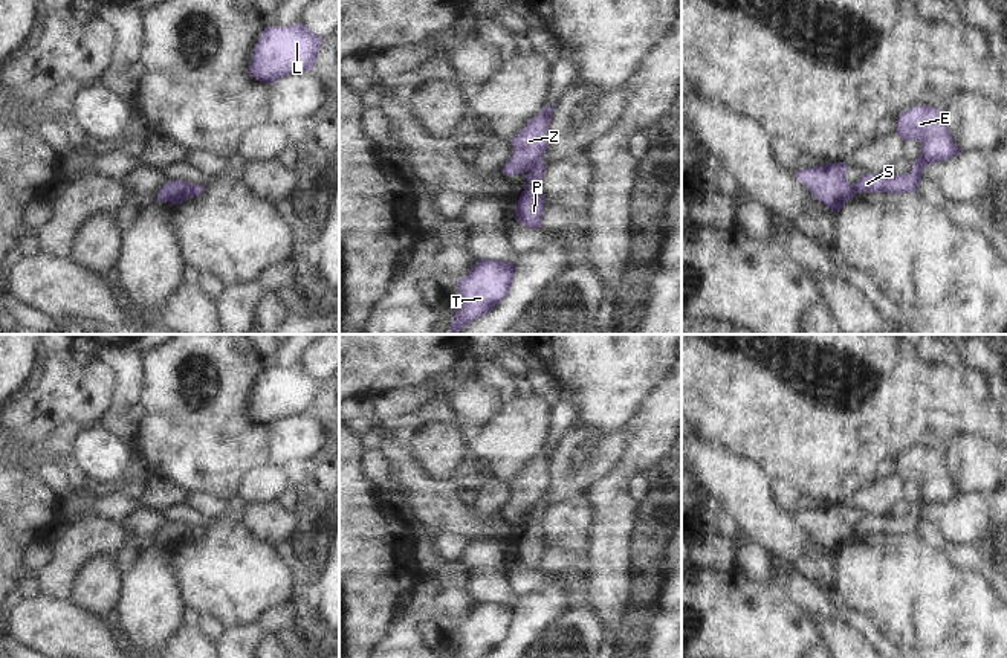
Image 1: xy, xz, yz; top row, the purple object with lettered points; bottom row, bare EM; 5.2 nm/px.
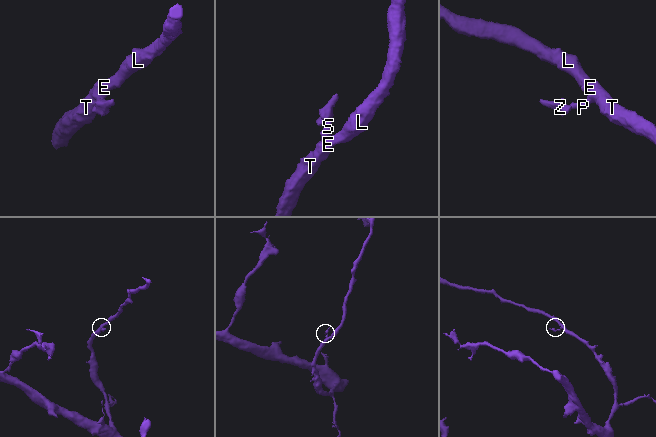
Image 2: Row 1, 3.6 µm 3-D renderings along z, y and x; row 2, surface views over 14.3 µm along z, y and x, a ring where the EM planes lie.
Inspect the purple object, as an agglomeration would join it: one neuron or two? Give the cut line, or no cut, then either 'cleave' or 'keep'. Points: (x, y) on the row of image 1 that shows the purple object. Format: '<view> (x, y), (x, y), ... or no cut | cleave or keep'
xz (540, 161), (529, 173) | cleave

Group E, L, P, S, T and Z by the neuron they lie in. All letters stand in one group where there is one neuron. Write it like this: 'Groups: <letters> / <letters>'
Groups: E L P S T / Z

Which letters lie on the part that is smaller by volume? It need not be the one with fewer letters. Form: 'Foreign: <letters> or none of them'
Foreign: Z

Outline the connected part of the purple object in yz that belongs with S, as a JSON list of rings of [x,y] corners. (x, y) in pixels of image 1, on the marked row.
[[[915,105],[905,110],[897,119],[897,131],[903,140],[920,140],[921,154],[912,163],[909,174],[866,173],[853,185],[853,194],[859,192],[915,192],[926,165],[949,160],[961,154],[946,124],[943,110],[926,105]]]

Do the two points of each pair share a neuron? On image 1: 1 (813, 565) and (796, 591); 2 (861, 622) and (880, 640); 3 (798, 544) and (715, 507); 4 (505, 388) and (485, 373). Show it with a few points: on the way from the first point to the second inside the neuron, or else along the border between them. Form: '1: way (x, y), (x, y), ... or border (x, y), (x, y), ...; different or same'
1: border (795, 567), (830, 602); different
2: way (865, 626), (876, 637); same
3: border (703, 487), (751, 541); different
4: way (500, 383), (489, 374); same

